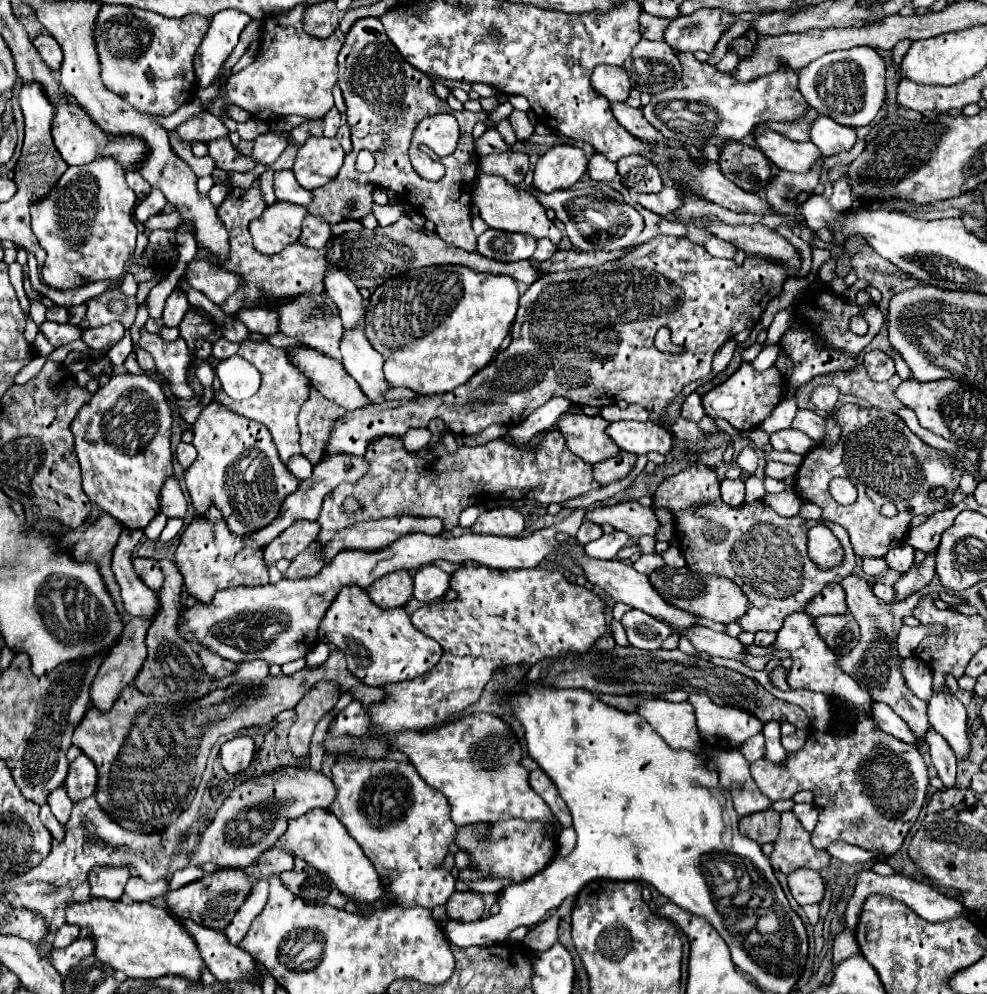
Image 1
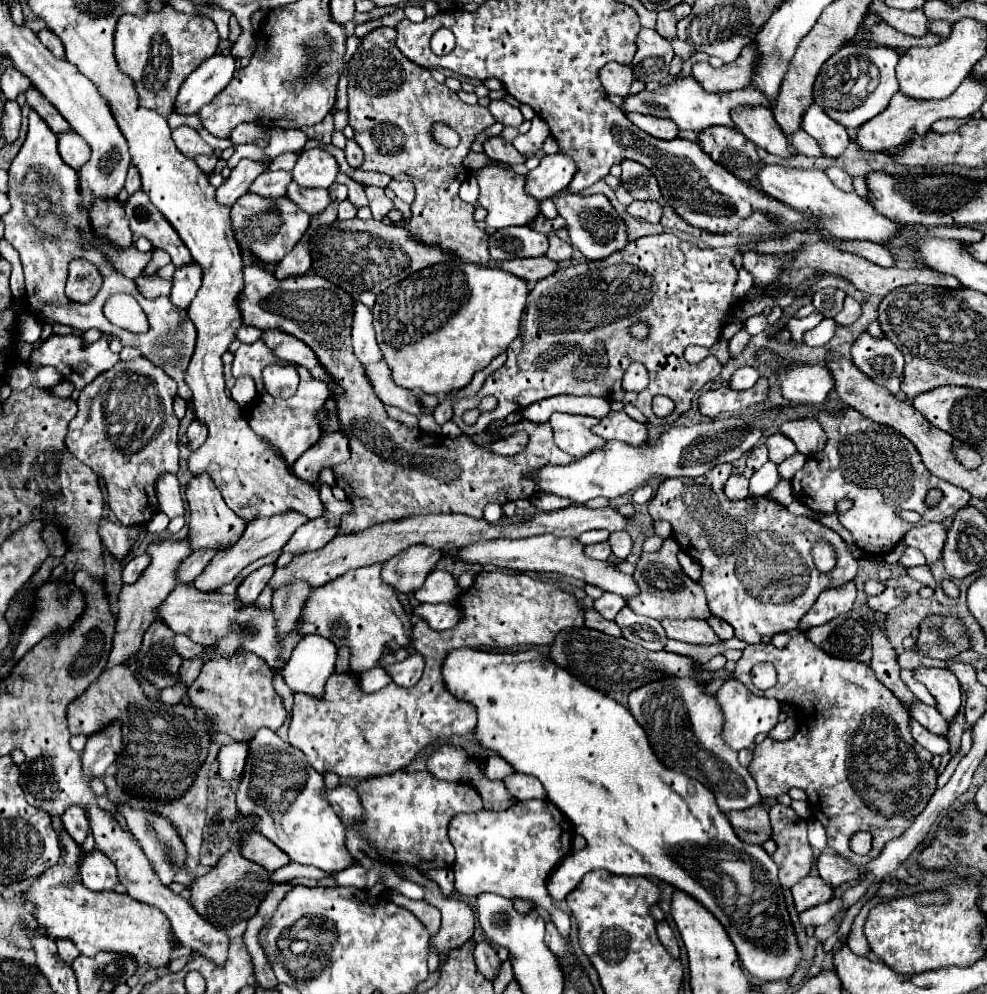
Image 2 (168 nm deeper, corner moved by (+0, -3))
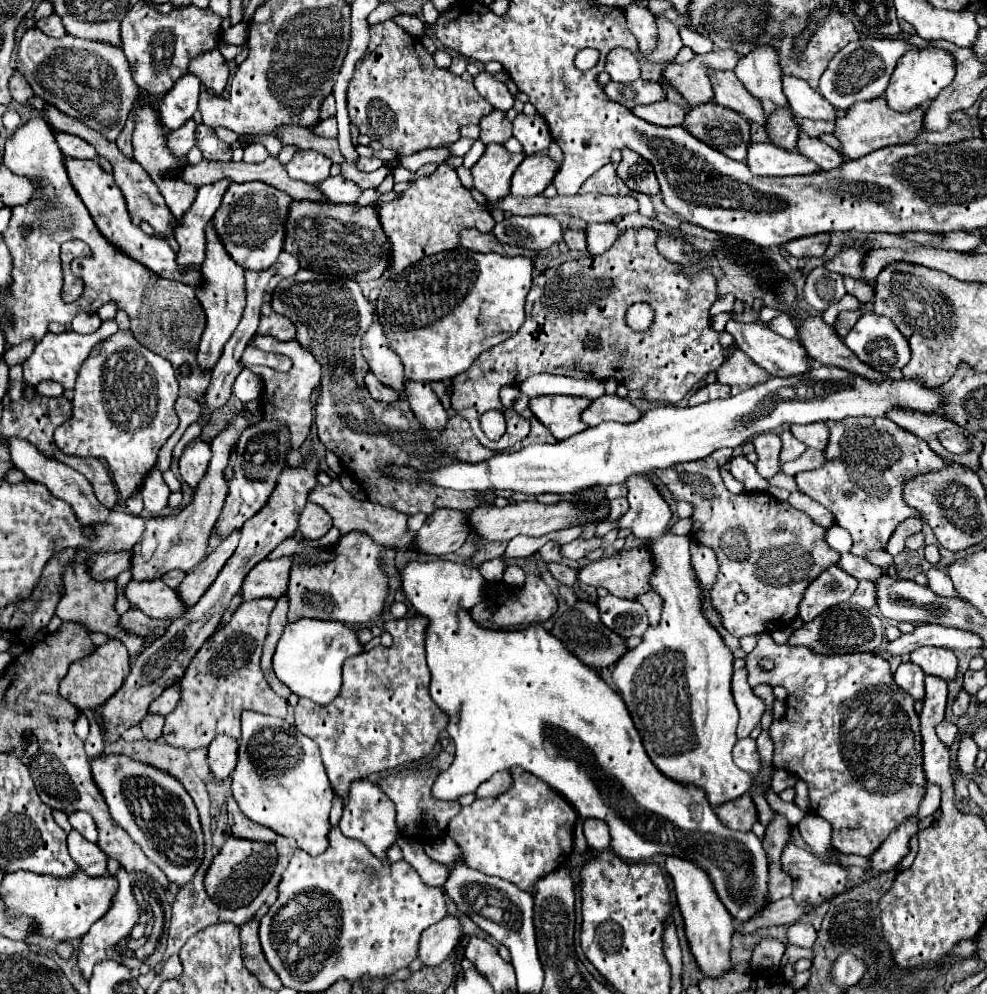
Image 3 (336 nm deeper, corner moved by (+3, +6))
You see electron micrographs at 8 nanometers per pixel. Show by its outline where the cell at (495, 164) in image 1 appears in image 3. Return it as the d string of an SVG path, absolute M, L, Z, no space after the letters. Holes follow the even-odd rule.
M494 109L490 115L486 115L480 121L480 141L484 145L498 143L504 145L512 137L512 123L506 119L506 115L498 109Z

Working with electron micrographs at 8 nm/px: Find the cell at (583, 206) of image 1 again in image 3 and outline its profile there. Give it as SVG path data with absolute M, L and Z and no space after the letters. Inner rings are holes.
M602 223L602 225L586 225L586 247L590 255L600 255L606 249L612 247L612 243L618 239L618 227L614 223Z

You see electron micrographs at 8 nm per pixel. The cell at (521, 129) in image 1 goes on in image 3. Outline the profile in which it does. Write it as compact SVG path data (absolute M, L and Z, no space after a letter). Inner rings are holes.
M482 71L474 77L474 87L478 89L478 93L494 107L500 111L508 111L514 107L514 97L510 95L510 91L506 89L504 83L500 83L498 79L494 79L490 73Z

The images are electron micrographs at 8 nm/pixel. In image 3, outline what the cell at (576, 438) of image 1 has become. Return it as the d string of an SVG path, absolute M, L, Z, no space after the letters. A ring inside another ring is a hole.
M546 395L546 397L530 399L532 413L550 429L550 433L558 441L564 441L566 437L572 437L588 429L588 425L582 423L580 419L586 407L590 407L590 399L584 397Z

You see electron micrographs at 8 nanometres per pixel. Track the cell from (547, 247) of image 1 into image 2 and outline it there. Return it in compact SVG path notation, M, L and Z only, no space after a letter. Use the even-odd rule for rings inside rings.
M551 236L549 238L549 250L547 250L547 256L555 262L561 262L561 260L571 260L573 256L573 246L563 242L561 238L557 236Z

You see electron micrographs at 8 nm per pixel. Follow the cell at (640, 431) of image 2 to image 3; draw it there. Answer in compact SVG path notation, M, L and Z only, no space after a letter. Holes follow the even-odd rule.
M602 395L596 401L592 401L592 405L582 413L582 421L594 427L602 421L616 421L616 423L638 421L640 415L642 413L626 399L618 395Z

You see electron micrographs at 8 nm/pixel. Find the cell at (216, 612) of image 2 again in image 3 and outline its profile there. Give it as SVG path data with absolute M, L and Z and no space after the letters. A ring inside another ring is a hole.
M162 579L150 583L130 581L124 593L130 603L134 603L142 613L154 619L174 621L178 617L184 617L188 611L186 603L178 597L178 593L172 591Z

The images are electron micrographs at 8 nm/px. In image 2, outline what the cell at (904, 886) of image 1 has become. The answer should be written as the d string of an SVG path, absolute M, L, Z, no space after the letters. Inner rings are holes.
M821 852L817 856L817 868L819 868L819 876L825 878L831 886L839 886L839 884L861 878L859 870L851 862L829 852Z

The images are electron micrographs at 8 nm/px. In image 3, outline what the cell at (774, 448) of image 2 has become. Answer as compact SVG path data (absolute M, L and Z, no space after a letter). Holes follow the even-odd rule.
M762 433L762 435L754 437L752 443L754 443L756 453L758 453L756 469L766 481L770 481L782 469L782 463L780 463L780 449L782 449L780 435L776 435L776 433Z

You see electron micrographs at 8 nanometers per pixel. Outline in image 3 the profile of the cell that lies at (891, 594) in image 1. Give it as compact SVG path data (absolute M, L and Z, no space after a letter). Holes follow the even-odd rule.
M844 553L838 567L842 567L846 573L850 573L852 577L856 577L858 581L860 579L866 579L866 581L874 581L874 577L878 577L878 573L882 573L880 567L874 567L870 565L866 559L862 557L856 557L852 553Z

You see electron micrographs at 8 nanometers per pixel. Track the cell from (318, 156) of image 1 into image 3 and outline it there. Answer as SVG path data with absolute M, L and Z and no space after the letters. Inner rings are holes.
M296 151L292 161L286 165L286 171L292 179L316 185L330 175L332 161L318 151Z

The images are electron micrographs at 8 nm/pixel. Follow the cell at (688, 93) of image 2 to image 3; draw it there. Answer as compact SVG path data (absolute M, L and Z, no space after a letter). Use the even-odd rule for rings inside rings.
M638 79L634 83L614 83L610 81L606 87L604 87L604 93L628 107L628 109L634 109L636 105L648 105L648 103L656 103L656 101L662 101L664 99L664 89L660 83L654 83L654 81L644 81L644 79Z

